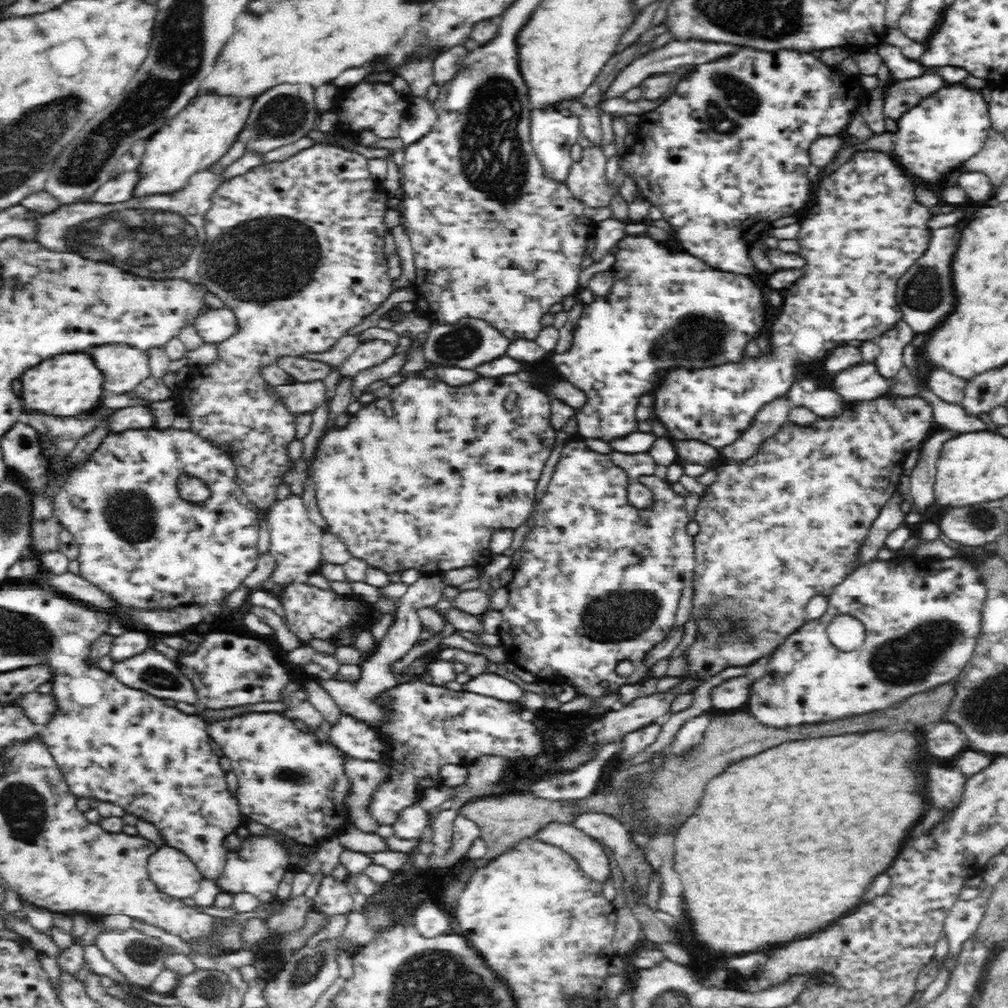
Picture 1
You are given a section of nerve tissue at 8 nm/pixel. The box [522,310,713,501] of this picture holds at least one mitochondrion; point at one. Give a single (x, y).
(537, 380)

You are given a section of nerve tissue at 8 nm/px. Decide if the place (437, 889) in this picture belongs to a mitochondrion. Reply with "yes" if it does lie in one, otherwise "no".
no

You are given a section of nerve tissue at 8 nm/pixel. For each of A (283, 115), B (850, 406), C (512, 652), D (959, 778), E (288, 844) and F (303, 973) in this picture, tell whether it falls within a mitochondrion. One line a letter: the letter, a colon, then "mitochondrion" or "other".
A: mitochondrion
B: other
C: other
D: other
E: other
F: mitochondrion

